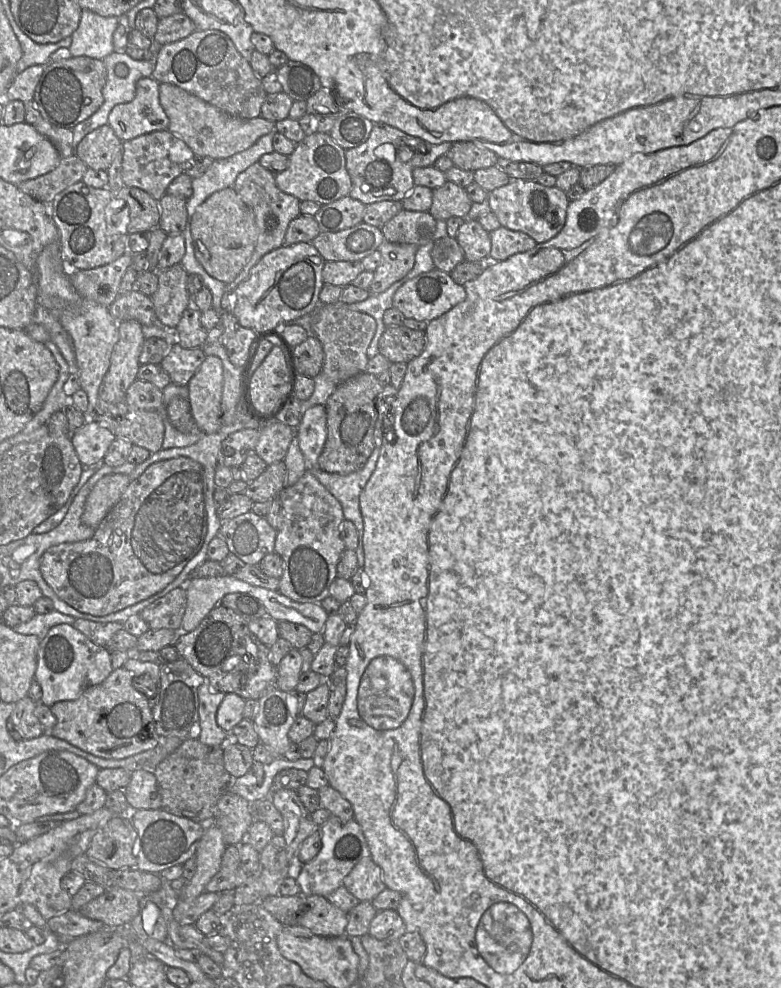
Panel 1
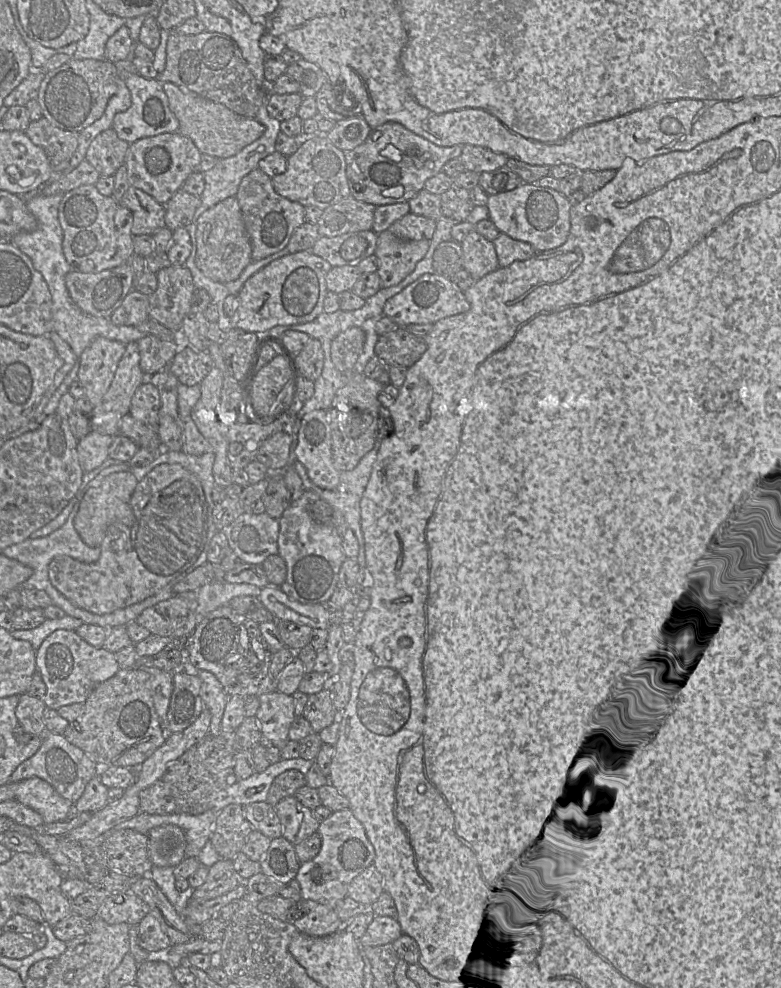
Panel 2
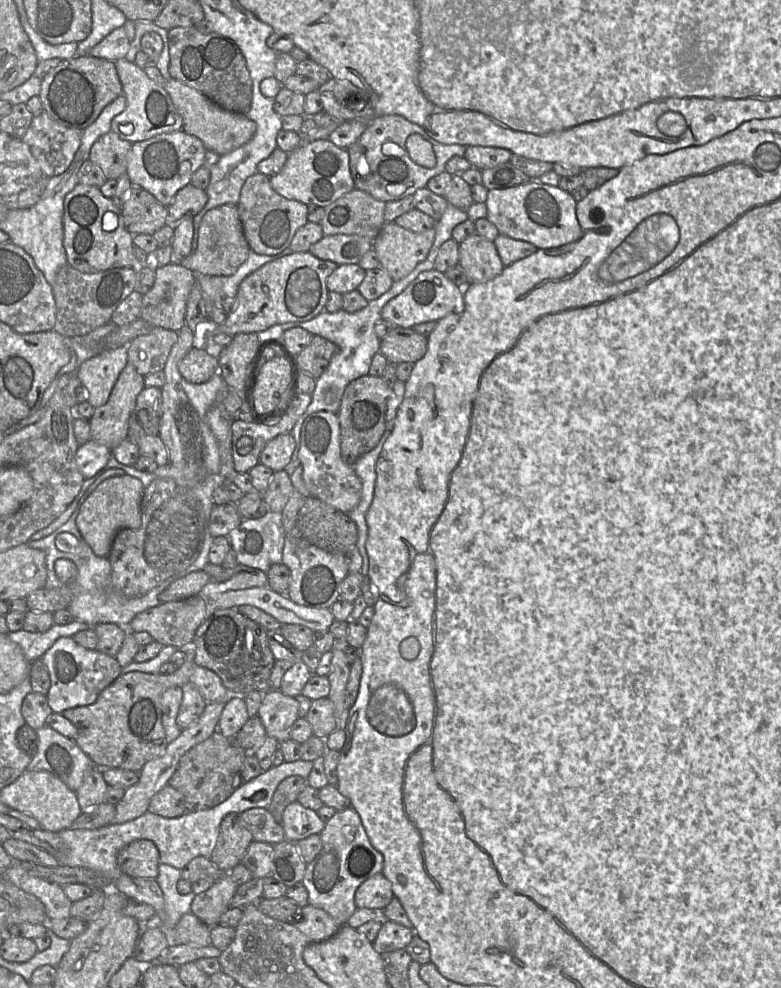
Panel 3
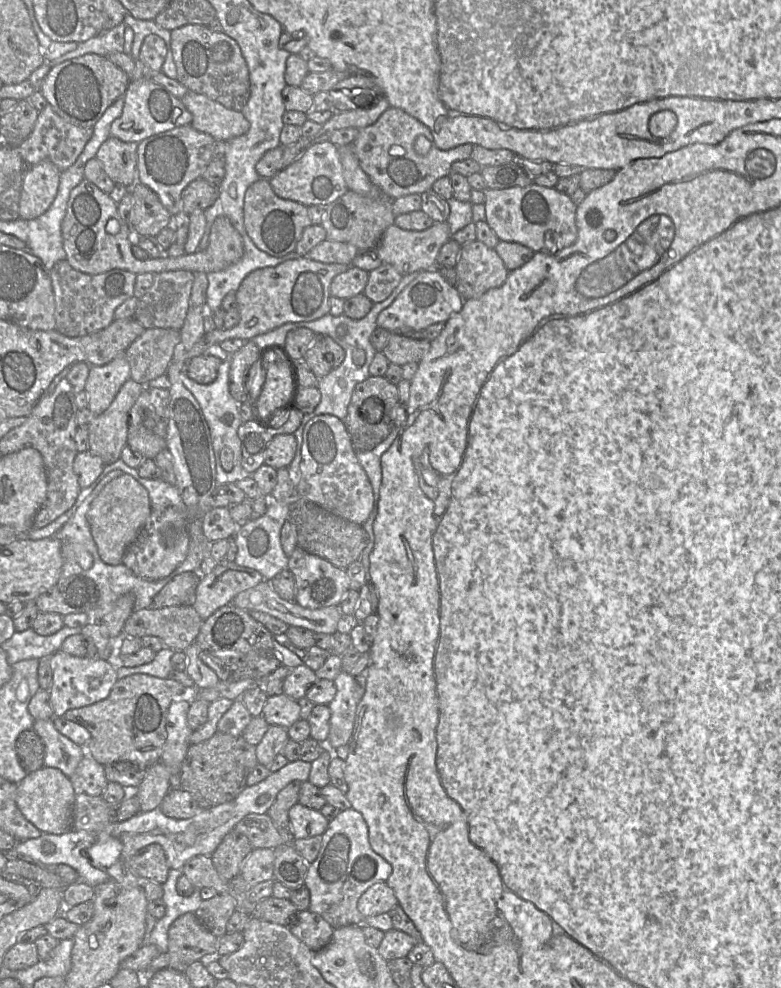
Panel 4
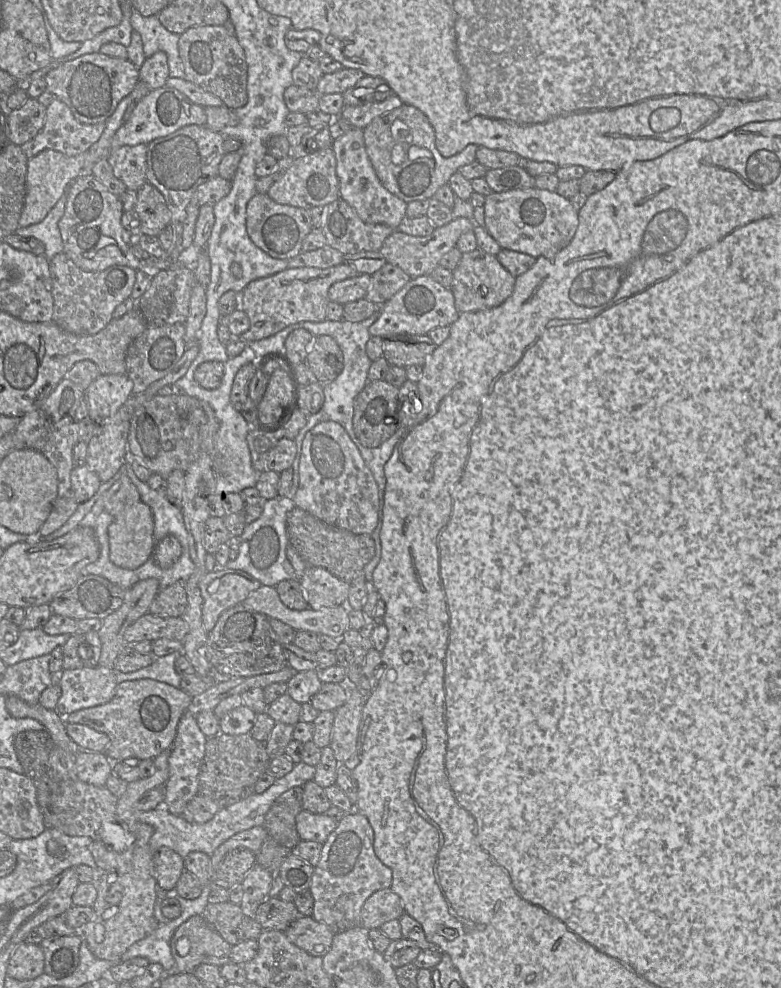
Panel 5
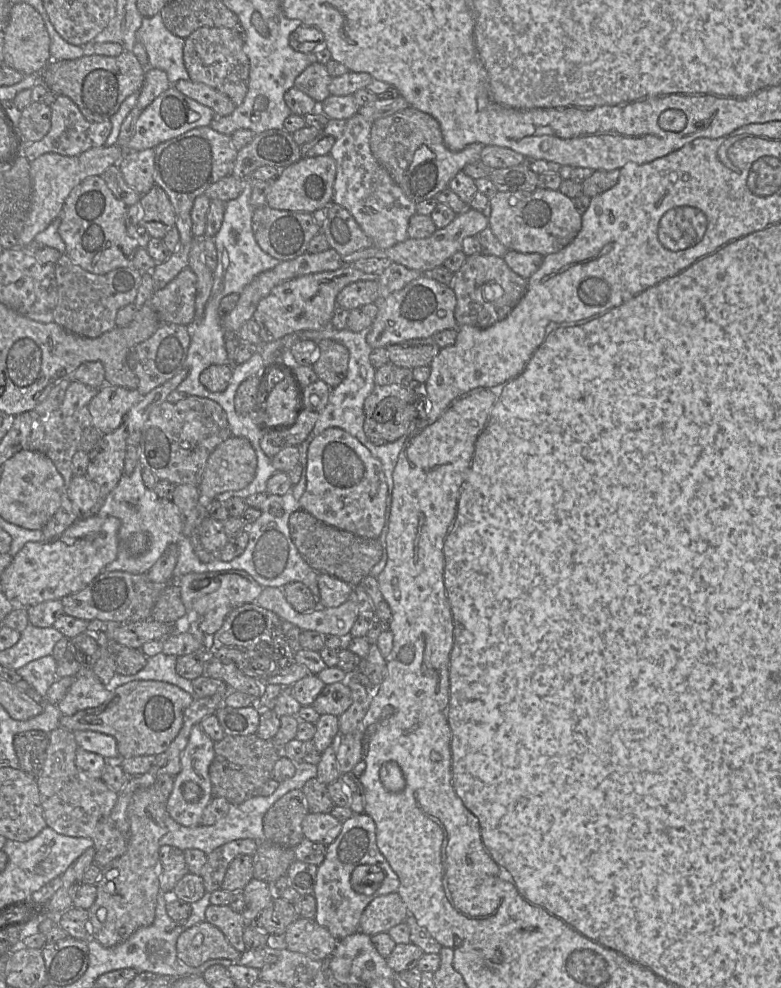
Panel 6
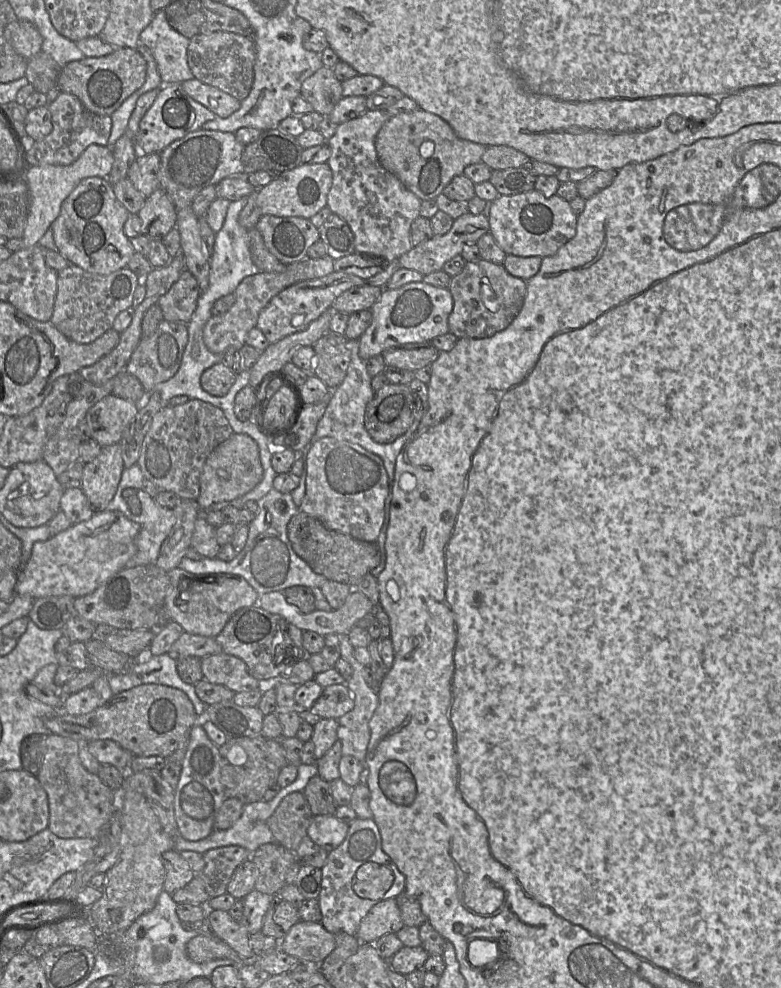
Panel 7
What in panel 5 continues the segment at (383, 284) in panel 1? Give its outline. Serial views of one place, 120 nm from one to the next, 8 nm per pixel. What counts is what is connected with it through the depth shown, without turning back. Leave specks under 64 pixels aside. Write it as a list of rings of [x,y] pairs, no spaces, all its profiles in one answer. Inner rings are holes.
[[[459,217],[449,223],[435,227],[427,236],[412,236],[394,230],[383,242],[379,252],[384,256],[387,263],[398,266],[411,278],[428,275],[439,262],[444,254],[456,246],[460,236],[470,230],[474,230],[475,223],[472,219]]]

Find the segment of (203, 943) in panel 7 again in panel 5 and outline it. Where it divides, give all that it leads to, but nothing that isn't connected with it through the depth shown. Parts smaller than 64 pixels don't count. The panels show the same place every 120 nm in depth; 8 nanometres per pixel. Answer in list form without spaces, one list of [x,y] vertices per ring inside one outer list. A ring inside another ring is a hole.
[[[202,915],[183,922],[170,940],[177,972],[192,972],[206,958],[229,957],[231,945],[210,926]]]

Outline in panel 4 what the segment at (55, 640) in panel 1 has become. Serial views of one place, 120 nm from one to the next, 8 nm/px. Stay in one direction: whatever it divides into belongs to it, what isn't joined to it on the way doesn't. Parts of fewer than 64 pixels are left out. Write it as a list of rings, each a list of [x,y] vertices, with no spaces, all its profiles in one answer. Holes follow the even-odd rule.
[[[62,650],[52,655],[51,669],[53,678],[49,693],[54,717],[64,716],[68,710],[104,700],[118,680],[115,660],[93,659],[88,656],[76,657]]]

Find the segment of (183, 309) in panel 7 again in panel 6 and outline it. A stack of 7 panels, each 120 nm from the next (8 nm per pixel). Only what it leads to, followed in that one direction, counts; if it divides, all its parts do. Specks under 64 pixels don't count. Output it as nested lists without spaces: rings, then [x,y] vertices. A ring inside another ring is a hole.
[[[185,268],[163,288],[155,290],[149,299],[160,324],[195,324],[197,277]]]

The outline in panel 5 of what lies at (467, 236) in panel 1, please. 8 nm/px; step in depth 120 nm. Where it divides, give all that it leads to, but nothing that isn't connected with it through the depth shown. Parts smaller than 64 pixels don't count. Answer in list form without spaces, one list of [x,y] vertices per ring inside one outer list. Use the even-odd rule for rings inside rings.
[[[477,248],[463,253],[460,262],[453,270],[453,281],[450,287],[457,310],[473,312],[488,310],[501,305],[513,292],[514,277],[498,260],[497,256]]]

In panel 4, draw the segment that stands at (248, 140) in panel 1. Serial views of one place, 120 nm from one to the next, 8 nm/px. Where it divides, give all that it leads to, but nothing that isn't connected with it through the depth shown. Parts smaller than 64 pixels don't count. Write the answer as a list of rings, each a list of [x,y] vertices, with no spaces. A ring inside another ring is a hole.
[[[188,91],[181,98],[181,101],[192,114],[191,126],[197,131],[211,135],[216,141],[229,141],[244,135],[250,129],[250,123],[241,111],[227,109],[222,104],[203,94]]]

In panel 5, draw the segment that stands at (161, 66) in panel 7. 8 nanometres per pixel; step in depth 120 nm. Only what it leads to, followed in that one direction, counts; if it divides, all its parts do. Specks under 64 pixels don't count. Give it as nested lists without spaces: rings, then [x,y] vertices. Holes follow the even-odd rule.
[[[136,9],[131,15],[131,26],[141,35],[146,58],[158,51],[166,53],[169,76],[185,79],[184,66],[178,48],[180,35],[168,31],[161,24],[157,15],[144,17]]]

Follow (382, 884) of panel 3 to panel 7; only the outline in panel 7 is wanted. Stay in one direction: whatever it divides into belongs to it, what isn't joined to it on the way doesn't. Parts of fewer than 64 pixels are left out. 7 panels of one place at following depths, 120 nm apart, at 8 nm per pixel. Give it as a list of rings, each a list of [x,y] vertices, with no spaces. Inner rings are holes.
[[[396,898],[379,901],[362,919],[357,931],[361,943],[374,944],[386,934],[396,934],[404,926]]]

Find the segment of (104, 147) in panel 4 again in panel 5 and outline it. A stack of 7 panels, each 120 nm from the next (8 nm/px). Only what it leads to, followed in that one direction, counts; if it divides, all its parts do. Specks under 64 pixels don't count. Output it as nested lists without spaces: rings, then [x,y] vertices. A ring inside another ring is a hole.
[[[147,144],[125,145],[111,150],[106,158],[129,191],[138,191],[147,182],[147,148]]]

